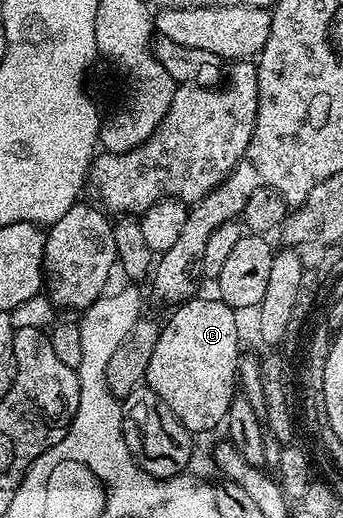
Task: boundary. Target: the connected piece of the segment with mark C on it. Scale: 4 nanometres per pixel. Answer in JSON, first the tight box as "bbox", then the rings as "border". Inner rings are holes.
{"bbox":[145,295,238,434],"border":[[[203,295],[182,302],[173,310],[170,322],[162,325],[152,363],[148,363],[145,384],[150,386],[180,419],[191,434],[206,433],[225,422],[236,396],[234,380],[238,377],[236,312],[220,299],[209,301]]]}

